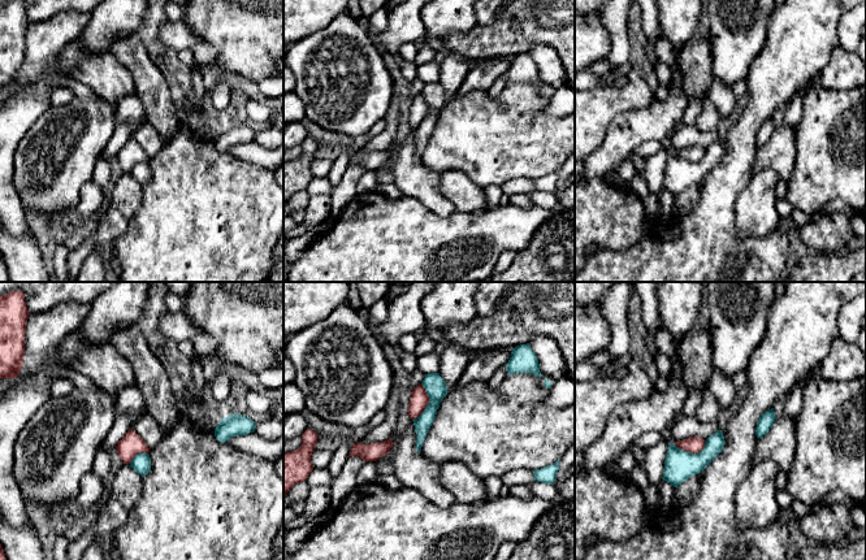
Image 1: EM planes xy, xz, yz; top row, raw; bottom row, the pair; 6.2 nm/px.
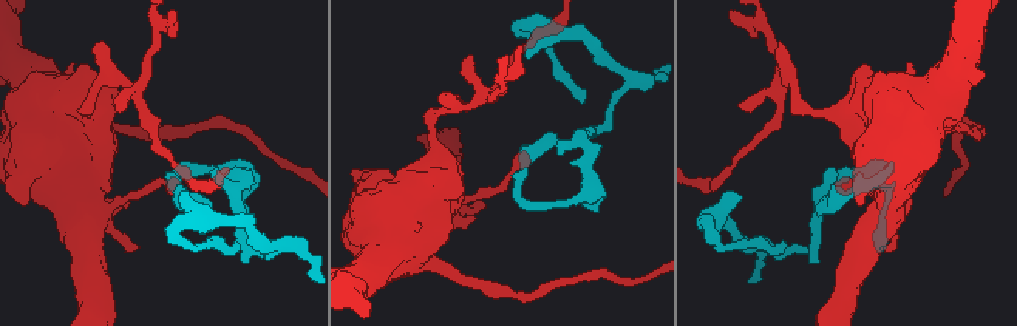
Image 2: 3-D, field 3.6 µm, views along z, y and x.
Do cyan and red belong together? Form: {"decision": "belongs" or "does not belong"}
{"decision": "does not belong"}

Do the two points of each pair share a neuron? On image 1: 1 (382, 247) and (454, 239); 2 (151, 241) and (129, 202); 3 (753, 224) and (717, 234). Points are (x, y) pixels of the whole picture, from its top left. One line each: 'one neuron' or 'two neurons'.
1: one neuron
2: two neurons
3: two neurons

